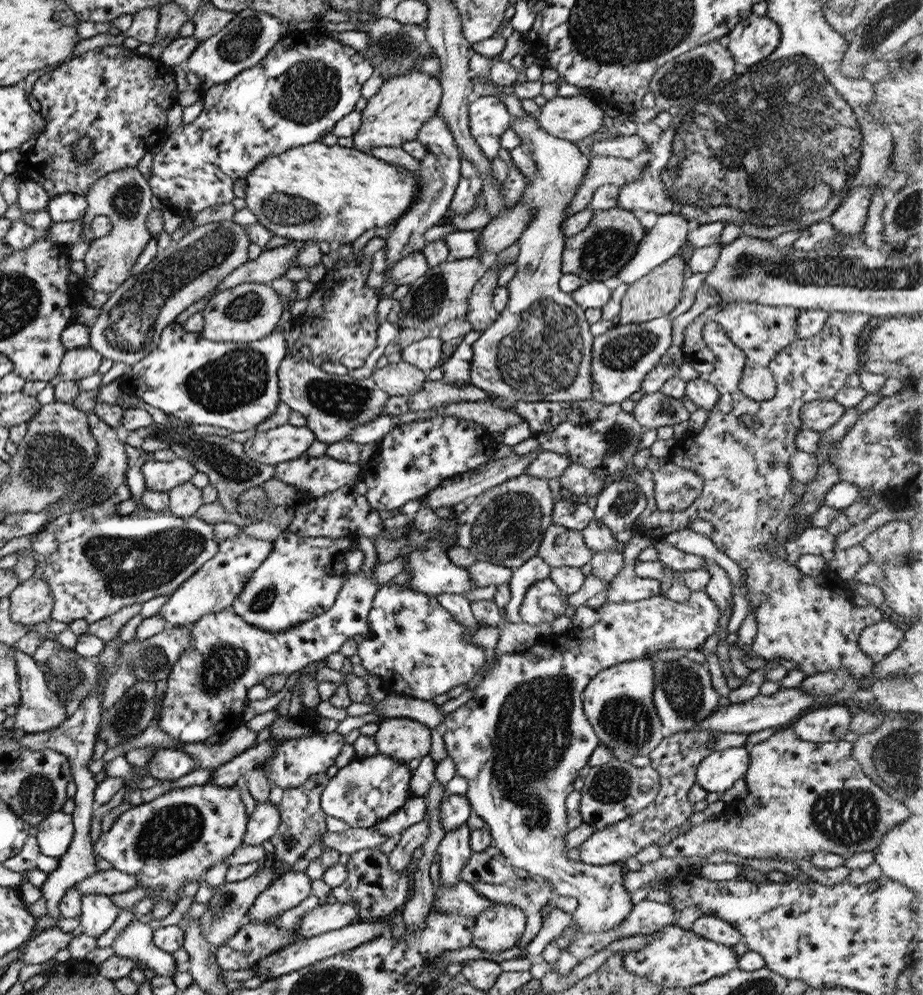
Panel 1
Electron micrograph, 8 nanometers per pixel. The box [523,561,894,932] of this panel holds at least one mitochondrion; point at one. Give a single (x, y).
(847, 817)

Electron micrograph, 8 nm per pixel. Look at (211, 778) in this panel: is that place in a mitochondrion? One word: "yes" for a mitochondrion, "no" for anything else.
no

